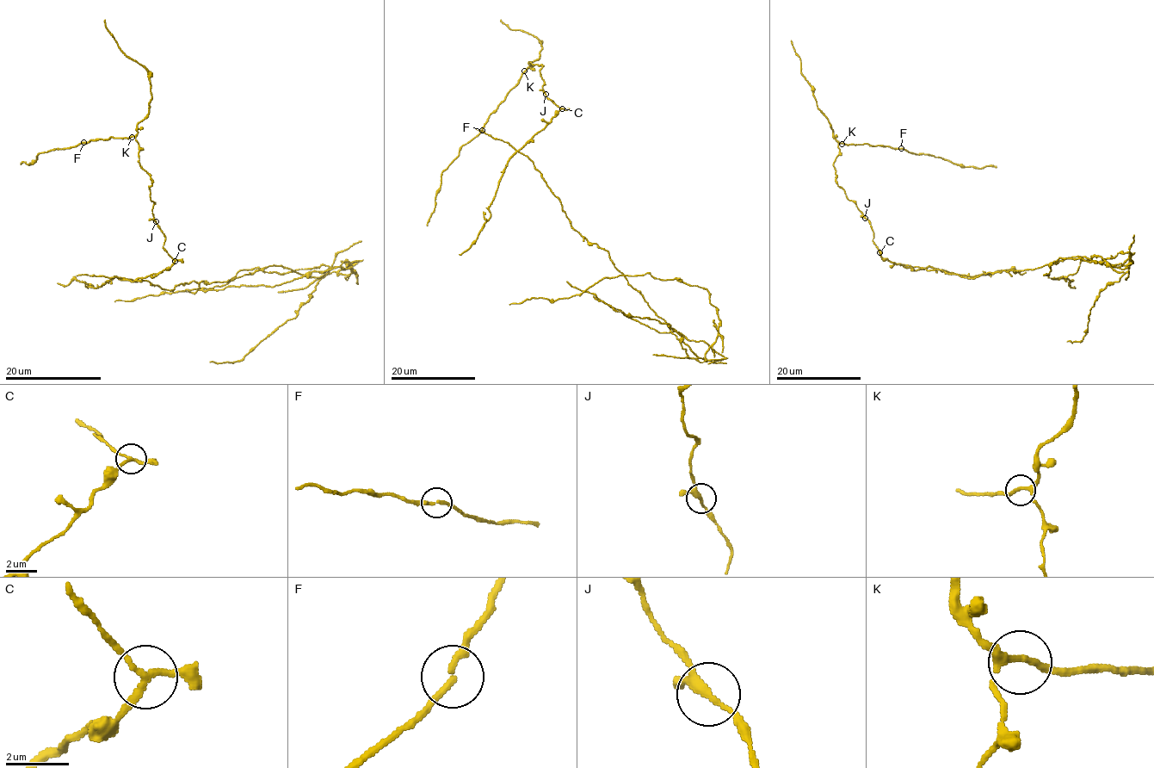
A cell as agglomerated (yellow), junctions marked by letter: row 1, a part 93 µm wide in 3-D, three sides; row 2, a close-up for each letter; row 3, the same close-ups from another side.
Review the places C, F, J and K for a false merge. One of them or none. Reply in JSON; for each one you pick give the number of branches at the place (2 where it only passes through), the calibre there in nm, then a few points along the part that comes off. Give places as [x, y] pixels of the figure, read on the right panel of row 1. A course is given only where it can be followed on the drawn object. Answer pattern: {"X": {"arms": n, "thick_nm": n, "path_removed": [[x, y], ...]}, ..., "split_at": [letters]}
{"C": {"arms": 3, "thick_nm": 170, "path_removed": [[879, 252], [971, 278], [1076, 257], [1121, 266], [1132, 262], [1128, 252], [1082, 260], [1063, 277], [1075, 288]]}, "split_at": ["C"]}

